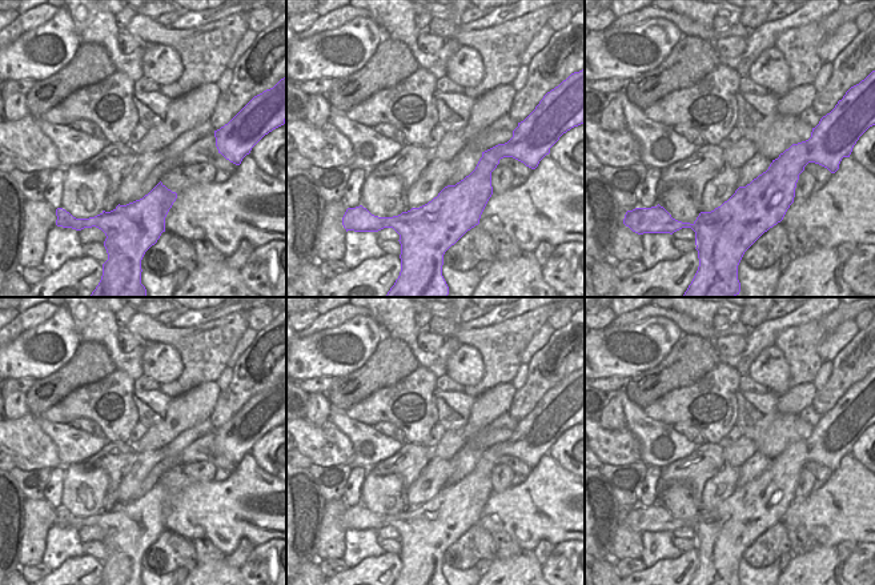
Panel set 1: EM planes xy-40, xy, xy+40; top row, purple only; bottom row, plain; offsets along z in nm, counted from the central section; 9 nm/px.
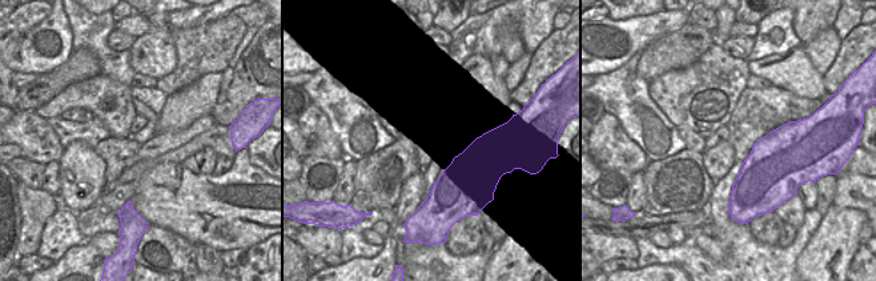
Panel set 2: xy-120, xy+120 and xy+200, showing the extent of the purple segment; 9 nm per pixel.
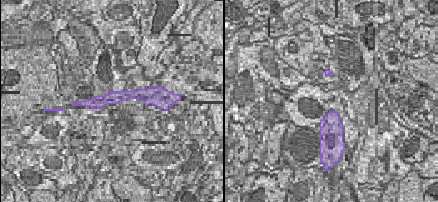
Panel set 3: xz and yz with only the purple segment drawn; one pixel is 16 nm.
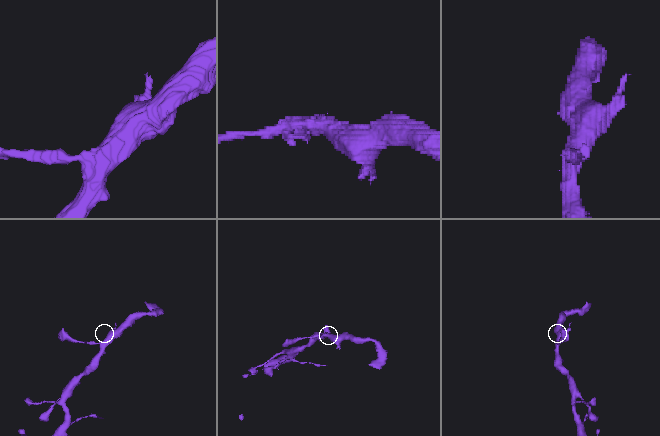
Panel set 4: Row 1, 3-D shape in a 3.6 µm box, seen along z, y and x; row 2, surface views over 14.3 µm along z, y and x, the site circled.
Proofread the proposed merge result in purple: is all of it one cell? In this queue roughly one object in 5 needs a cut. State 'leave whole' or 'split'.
leave whole

